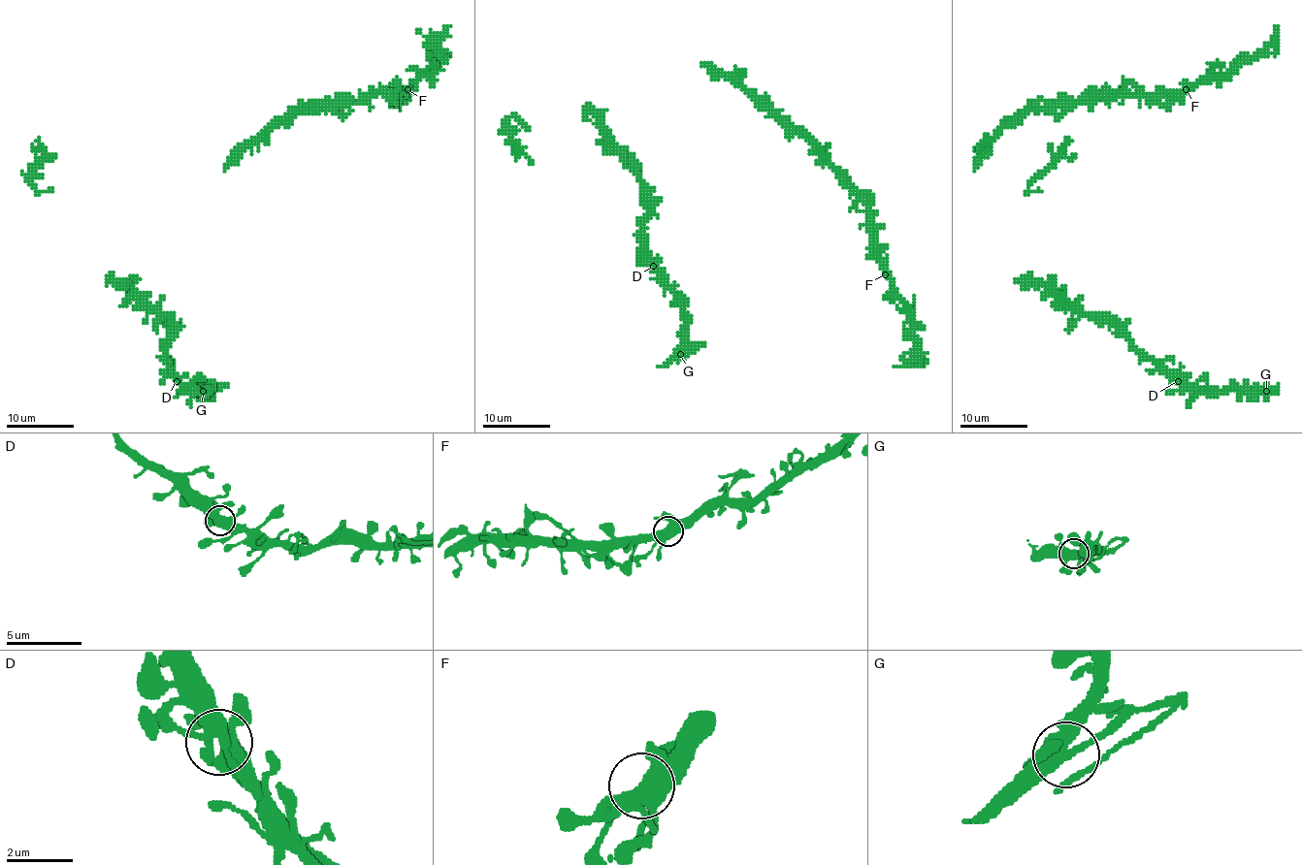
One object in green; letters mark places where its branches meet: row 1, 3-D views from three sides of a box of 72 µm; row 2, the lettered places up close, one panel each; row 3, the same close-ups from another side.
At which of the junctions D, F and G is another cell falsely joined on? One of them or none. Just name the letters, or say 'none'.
G

